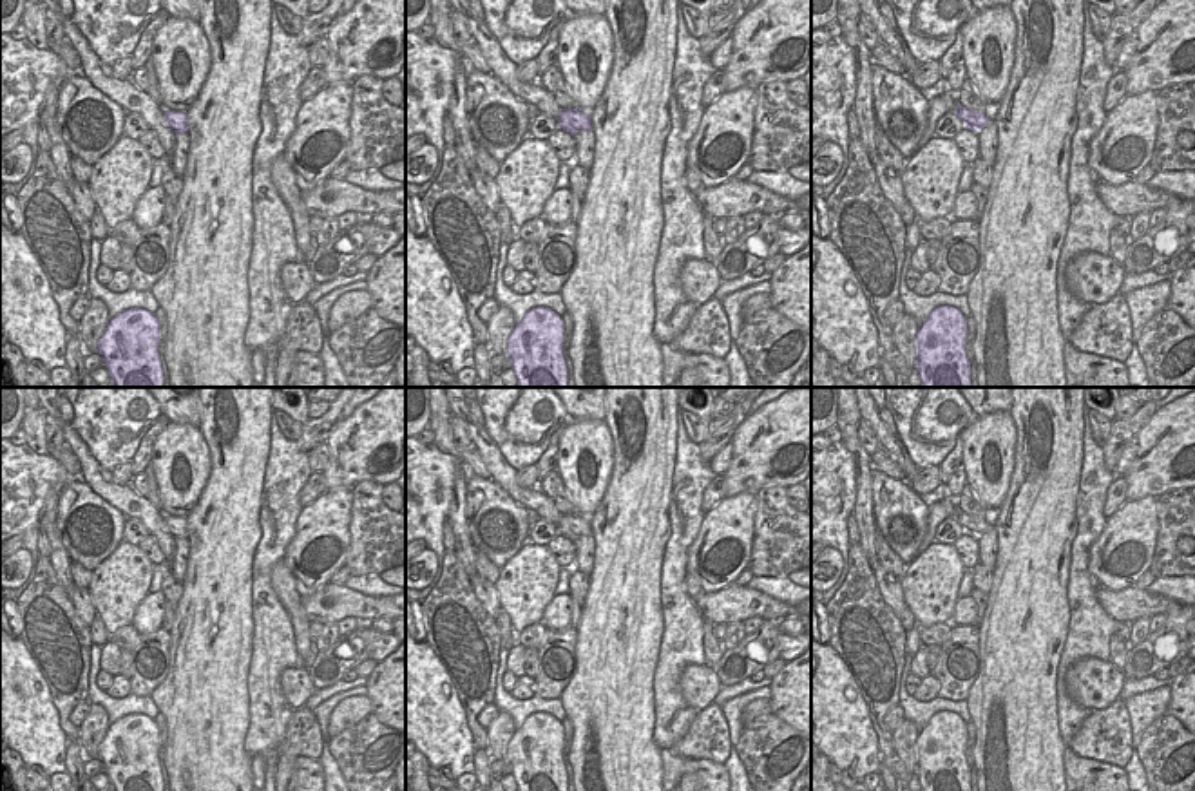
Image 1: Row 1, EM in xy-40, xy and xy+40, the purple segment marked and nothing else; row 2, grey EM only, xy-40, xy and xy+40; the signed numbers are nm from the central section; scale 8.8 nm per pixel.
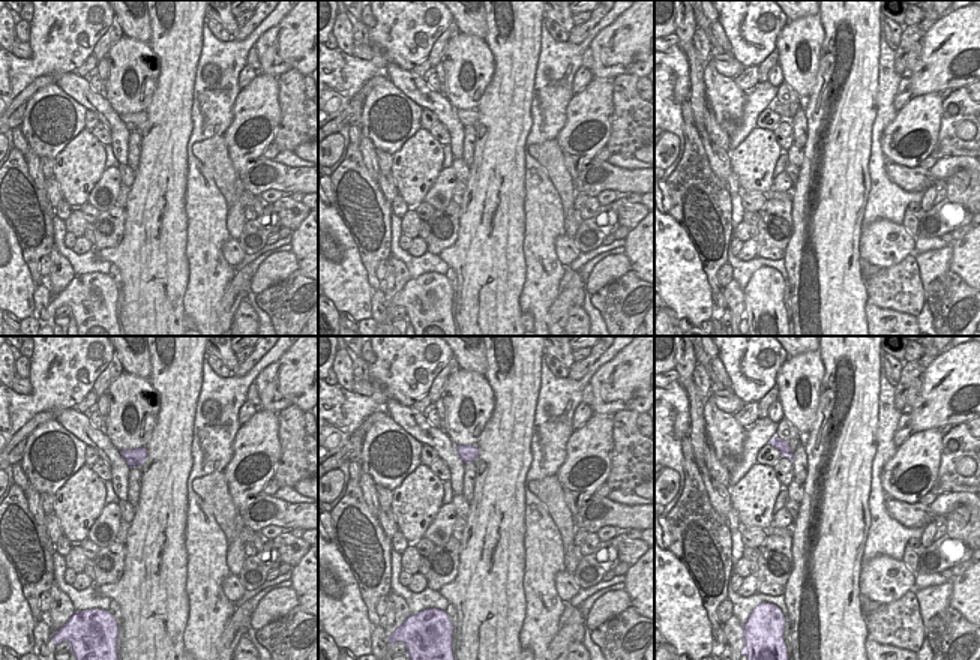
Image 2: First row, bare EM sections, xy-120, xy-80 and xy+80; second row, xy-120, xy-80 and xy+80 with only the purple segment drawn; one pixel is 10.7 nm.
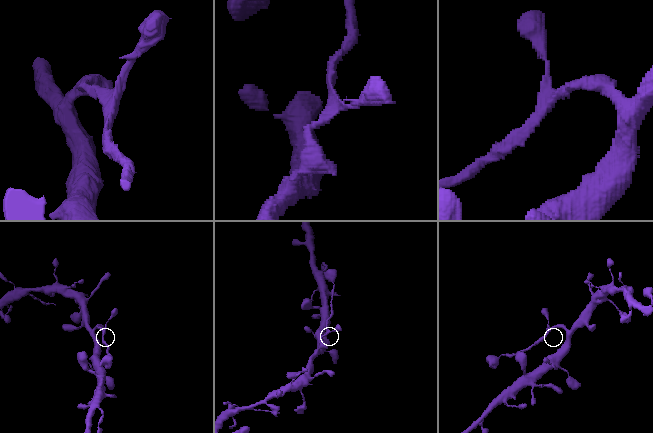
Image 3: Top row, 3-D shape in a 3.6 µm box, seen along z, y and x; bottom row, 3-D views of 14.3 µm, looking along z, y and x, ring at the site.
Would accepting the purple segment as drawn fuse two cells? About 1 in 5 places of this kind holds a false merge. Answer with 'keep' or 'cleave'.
cleave

